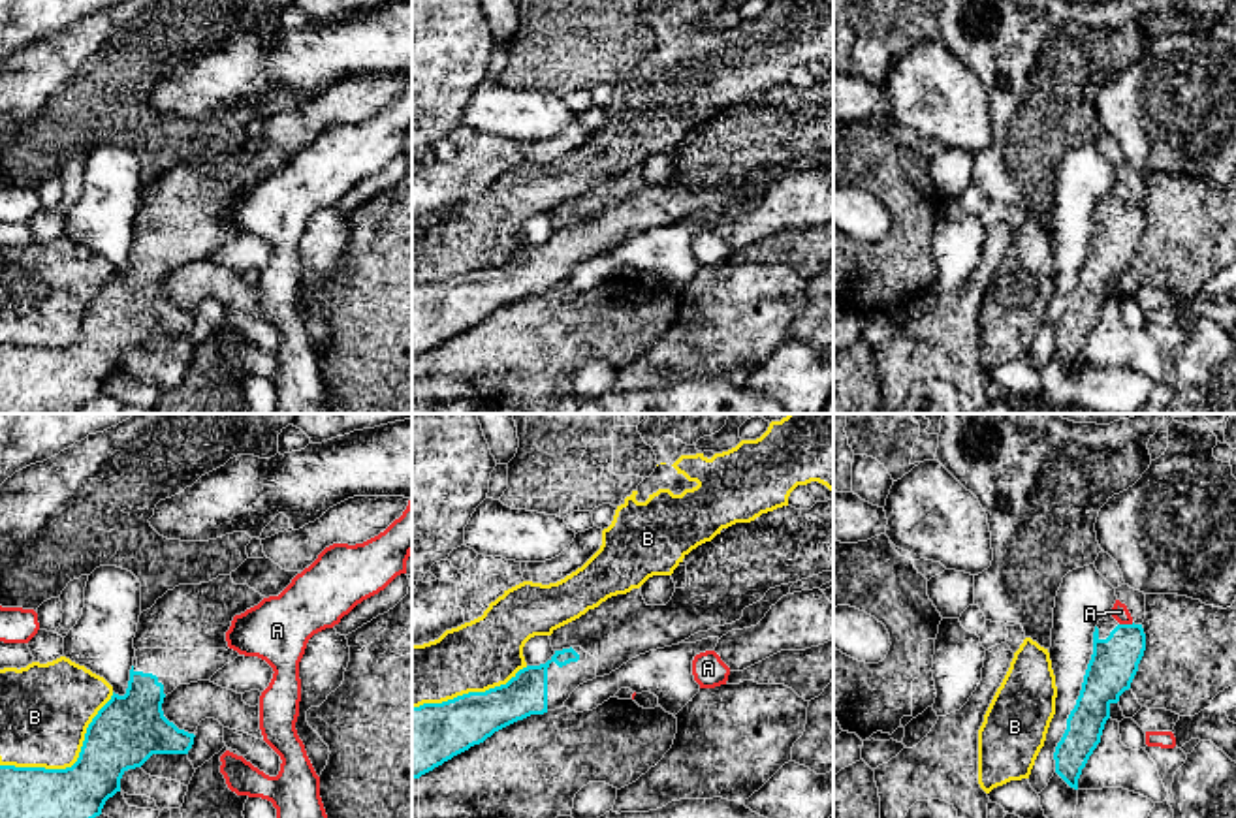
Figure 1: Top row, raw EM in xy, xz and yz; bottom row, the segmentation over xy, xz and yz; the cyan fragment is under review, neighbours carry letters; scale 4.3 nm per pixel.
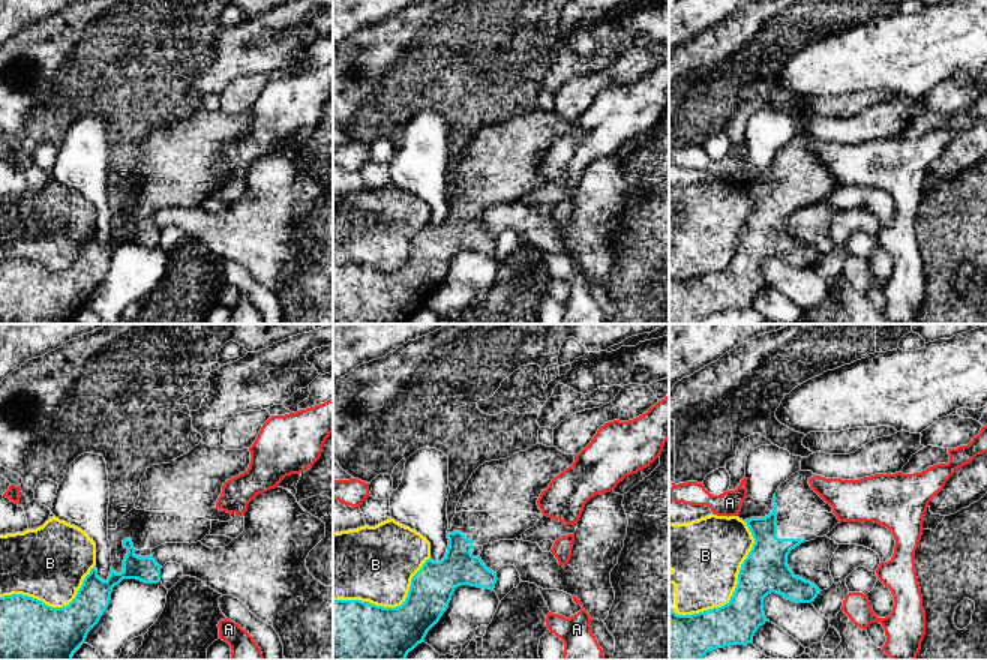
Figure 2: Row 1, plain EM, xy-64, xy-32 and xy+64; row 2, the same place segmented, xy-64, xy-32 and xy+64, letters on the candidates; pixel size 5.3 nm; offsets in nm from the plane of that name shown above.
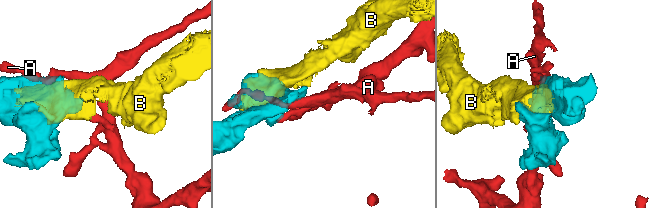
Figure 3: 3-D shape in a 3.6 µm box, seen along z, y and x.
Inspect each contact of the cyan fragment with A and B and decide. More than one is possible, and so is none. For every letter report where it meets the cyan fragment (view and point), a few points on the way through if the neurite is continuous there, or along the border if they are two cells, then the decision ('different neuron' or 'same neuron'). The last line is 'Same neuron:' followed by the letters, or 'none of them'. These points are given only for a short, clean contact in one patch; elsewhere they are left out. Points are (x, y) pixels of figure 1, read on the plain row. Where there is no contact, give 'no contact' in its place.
A: contact yz (1125, 204); border yz (1133, 202), (1120, 204); different neuron
B: contact xy (74, 343); different neuron
Same neuron: none of them

